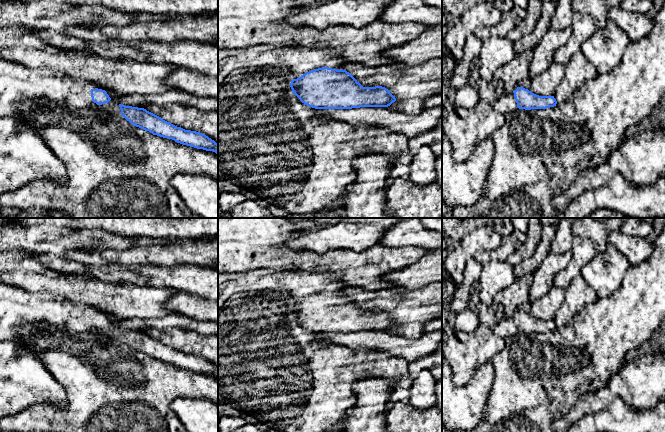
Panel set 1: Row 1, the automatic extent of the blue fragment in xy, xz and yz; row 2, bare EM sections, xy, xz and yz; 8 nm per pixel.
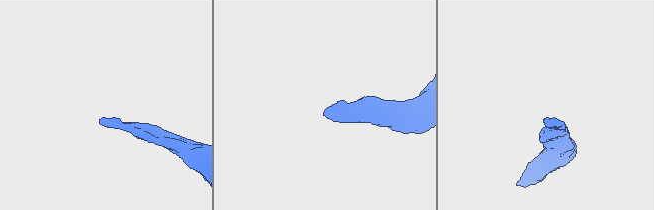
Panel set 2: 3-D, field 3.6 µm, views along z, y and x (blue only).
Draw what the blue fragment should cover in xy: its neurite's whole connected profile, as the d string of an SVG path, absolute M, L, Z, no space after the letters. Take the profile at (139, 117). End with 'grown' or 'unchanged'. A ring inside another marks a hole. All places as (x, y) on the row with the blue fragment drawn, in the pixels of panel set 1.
M0 60L0 118L17 116L19 113L17 106L20 103L36 99L48 99L73 109L97 108L108 110L122 115L133 126L149 131L153 135L218 154L218 144L205 134L177 127L144 108L119 104L116 100L112 100L105 90L98 88L90 90L80 80L68 78L45 67L31 67L25 63Z | grown

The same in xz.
M256 45L218 50L218 85L234 71L270 66L287 70L293 78L292 93L315 109L388 107L396 101L385 87L363 87L342 69L346 62L348 60L332 48Z | grown

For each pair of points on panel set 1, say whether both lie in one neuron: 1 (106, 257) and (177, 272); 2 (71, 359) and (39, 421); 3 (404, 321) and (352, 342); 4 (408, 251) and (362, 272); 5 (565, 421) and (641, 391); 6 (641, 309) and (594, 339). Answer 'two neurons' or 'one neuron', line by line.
1: two neurons
2: one neuron
3: two neurons
4: one neuron
5: one neuron
6: one neuron

